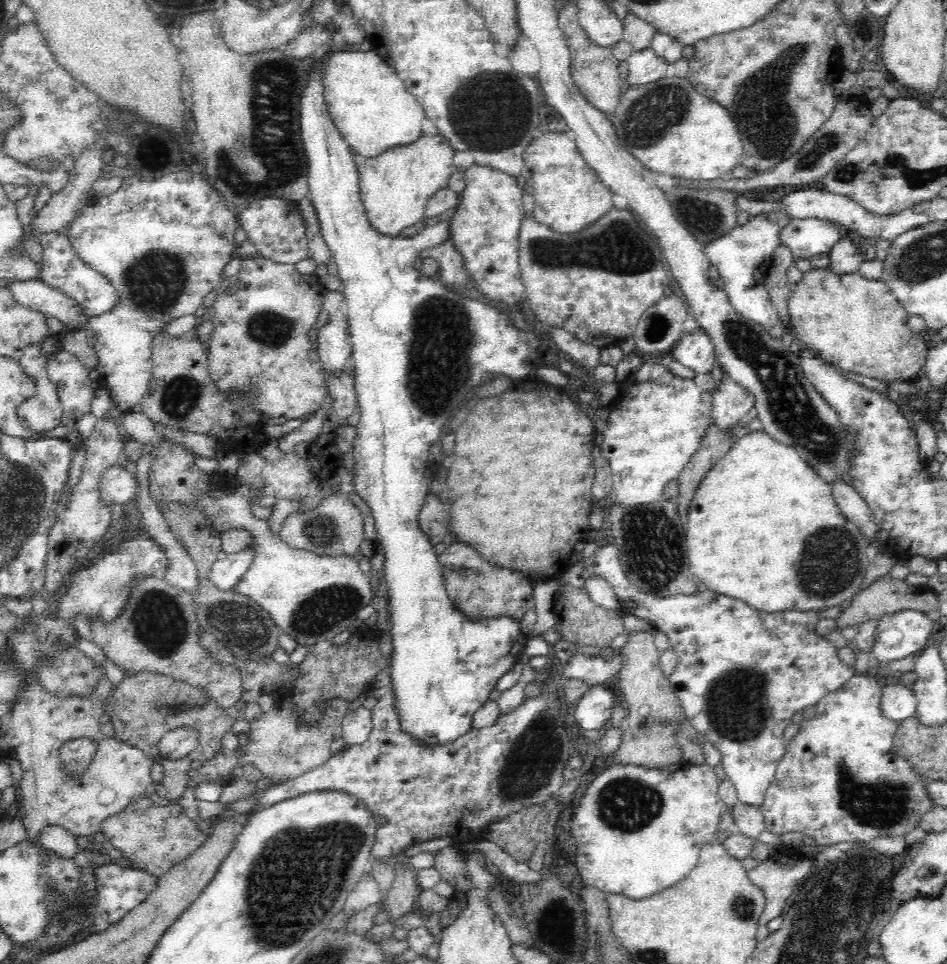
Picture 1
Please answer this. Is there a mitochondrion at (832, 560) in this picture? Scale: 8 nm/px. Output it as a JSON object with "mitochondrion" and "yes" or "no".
{"mitochondrion":"yes"}

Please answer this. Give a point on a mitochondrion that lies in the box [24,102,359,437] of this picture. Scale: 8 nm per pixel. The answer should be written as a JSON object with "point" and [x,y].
{"point":[155,282]}

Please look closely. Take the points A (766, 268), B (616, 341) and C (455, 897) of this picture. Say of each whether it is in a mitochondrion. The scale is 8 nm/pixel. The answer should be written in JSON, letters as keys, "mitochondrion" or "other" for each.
{"A":"other","B":"other","C":"other"}

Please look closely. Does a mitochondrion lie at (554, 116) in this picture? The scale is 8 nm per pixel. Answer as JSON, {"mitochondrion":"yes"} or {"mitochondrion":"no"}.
{"mitochondrion":"no"}

